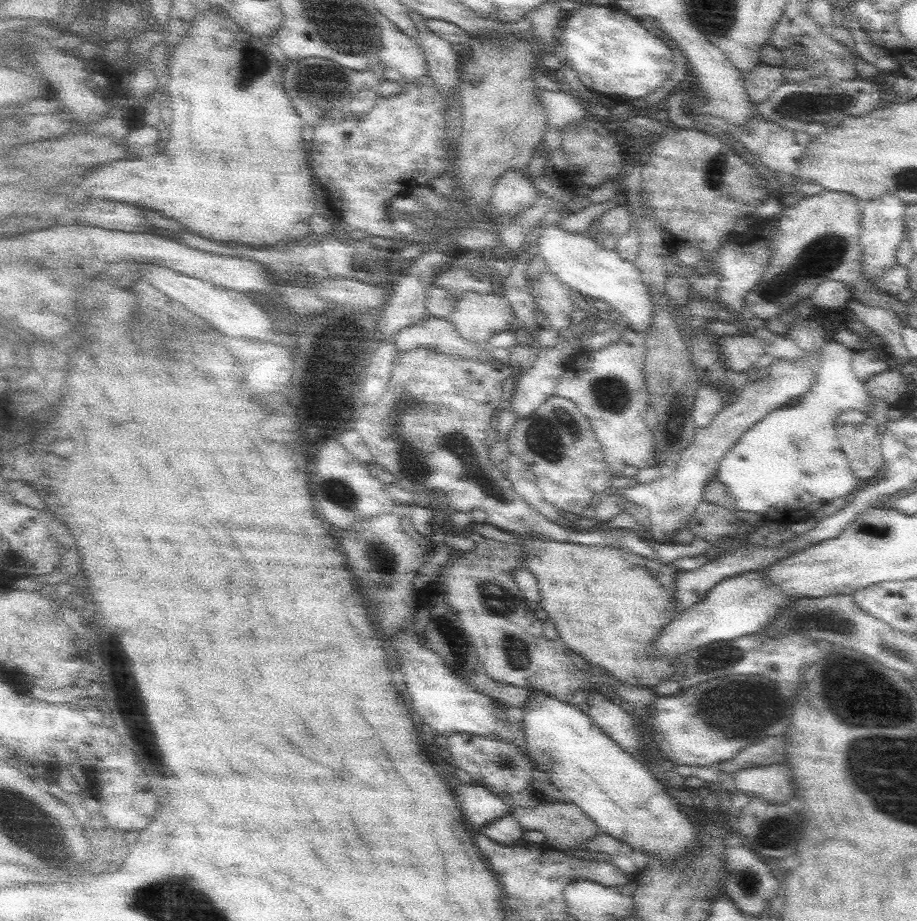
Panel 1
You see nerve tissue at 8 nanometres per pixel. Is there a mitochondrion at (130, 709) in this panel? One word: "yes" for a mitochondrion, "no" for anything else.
no

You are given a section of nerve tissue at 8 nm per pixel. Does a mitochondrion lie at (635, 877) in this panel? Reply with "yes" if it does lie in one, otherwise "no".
no

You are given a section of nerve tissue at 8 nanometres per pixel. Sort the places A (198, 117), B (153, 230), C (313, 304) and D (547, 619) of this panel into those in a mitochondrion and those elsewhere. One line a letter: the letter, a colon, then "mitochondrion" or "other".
A: other
B: other
C: mitochondrion
D: other

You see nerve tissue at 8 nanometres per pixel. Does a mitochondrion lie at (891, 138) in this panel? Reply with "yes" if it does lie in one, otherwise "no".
no

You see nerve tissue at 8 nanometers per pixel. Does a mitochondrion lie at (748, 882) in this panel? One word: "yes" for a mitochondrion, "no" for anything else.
yes

